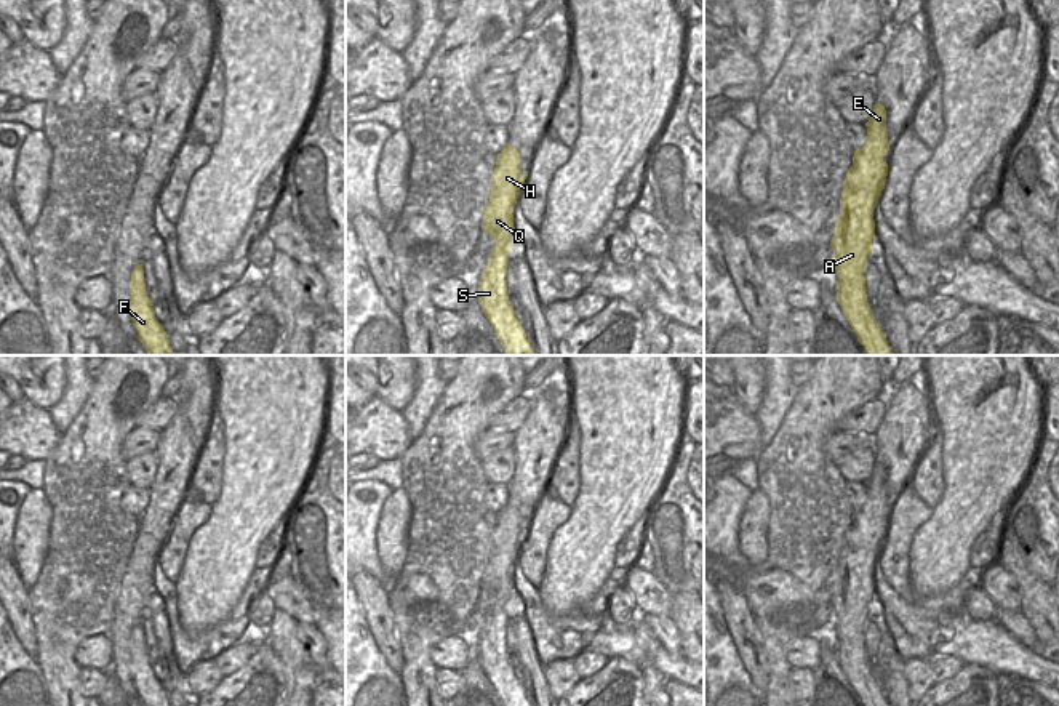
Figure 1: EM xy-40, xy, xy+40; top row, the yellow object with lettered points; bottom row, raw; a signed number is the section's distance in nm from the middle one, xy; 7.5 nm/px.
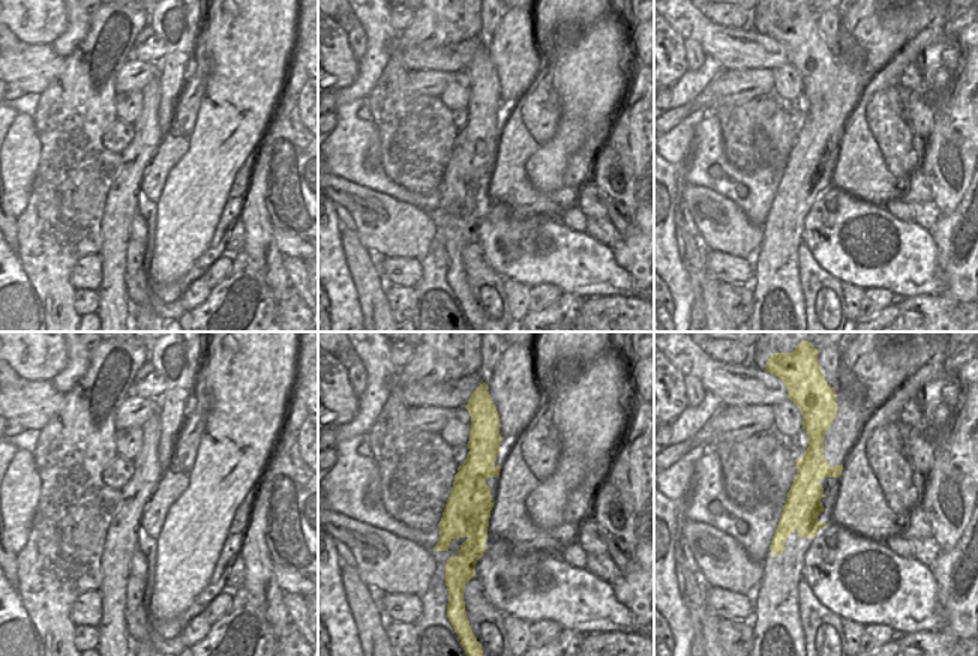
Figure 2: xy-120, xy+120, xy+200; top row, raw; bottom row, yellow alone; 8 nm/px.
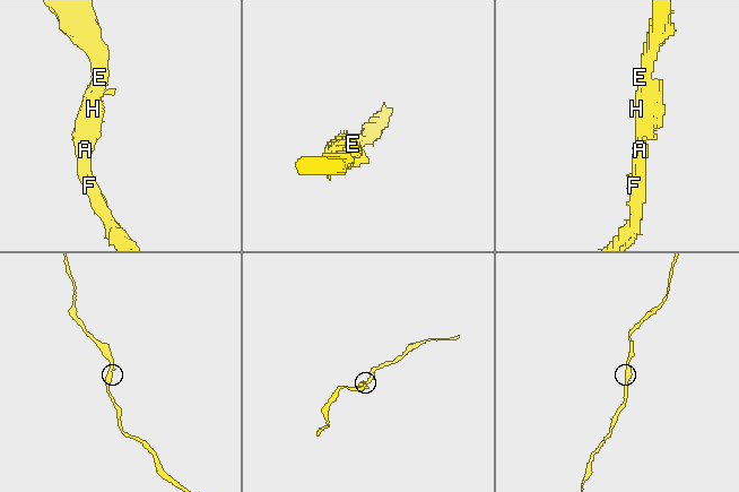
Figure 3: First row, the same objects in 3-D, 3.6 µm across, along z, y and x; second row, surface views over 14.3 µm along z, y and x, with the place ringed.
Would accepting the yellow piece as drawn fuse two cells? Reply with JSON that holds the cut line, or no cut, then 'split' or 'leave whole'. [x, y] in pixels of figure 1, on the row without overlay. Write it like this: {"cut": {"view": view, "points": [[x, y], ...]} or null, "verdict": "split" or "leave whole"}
{"cut": null, "verdict": "leave whole"}

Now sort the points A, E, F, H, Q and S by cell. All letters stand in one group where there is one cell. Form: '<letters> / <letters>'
A E F H Q S

